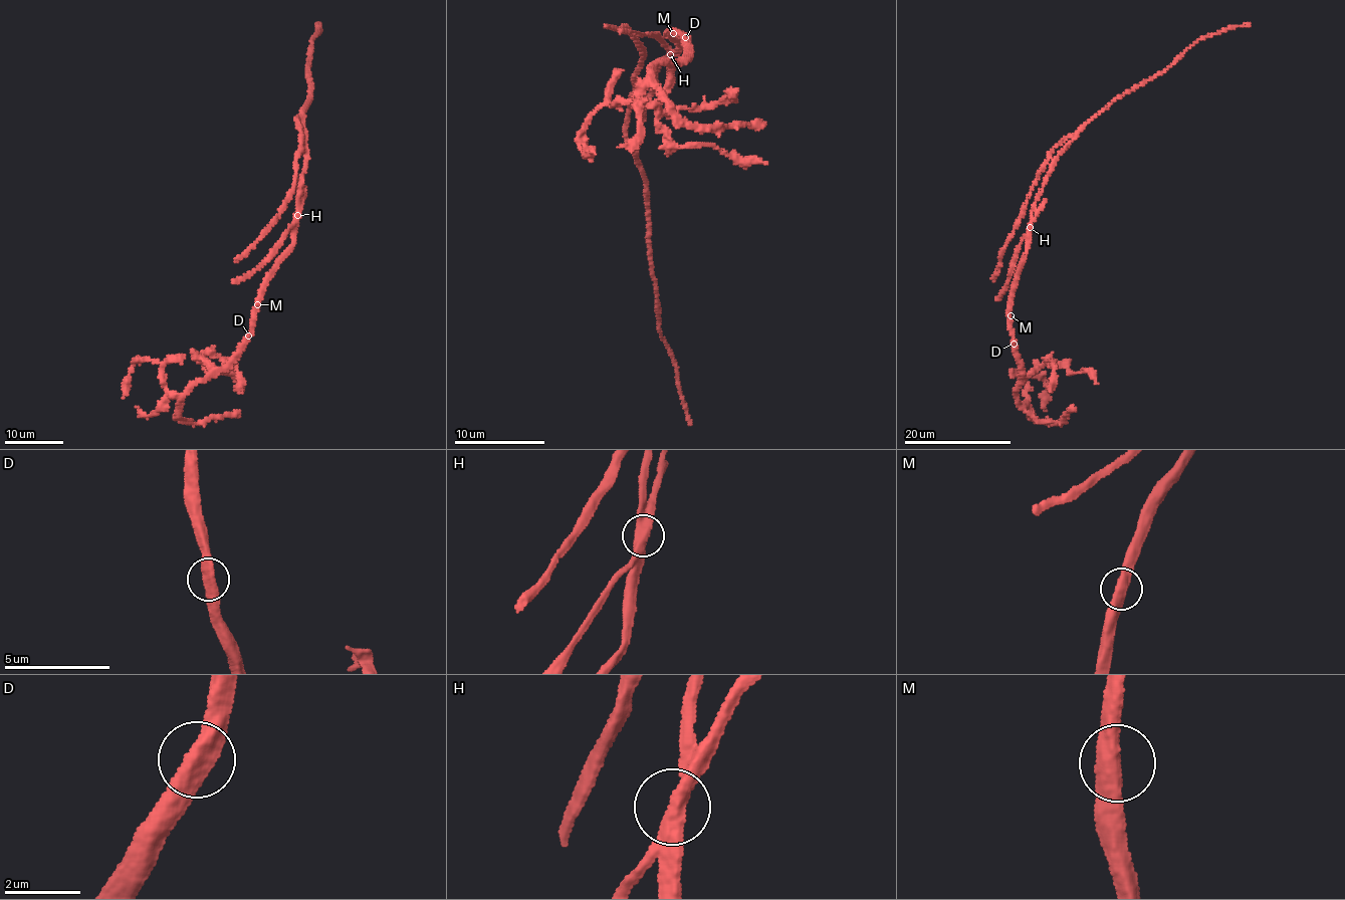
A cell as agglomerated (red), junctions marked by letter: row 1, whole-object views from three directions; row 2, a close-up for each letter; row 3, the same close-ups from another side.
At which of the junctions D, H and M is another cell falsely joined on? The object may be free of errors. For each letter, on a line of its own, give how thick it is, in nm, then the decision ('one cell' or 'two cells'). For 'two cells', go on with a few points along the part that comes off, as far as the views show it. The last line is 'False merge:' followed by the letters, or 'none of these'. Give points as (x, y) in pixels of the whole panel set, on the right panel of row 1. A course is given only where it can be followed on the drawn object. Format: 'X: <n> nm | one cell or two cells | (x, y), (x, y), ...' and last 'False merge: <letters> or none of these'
D: 500 nm | one cell
H: 480 nm | two cells | (1030, 227), (997, 300)
M: 480 nm | one cell
False merge: H

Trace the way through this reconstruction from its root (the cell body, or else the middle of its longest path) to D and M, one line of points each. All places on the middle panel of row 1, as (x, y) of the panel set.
D: (666, 58), (685, 47), (677, 44), (670, 36), (671, 32), (683, 32), (686, 38)
M: (666, 58), (685, 47), (677, 44), (670, 36), (673, 33)

